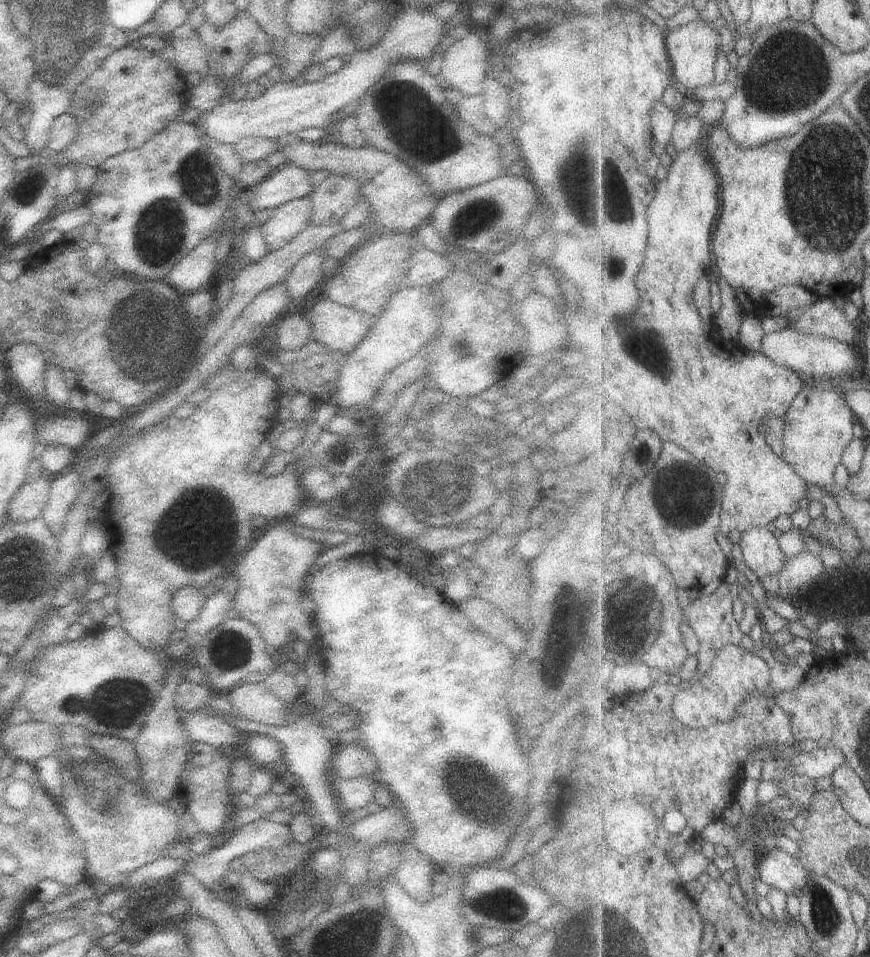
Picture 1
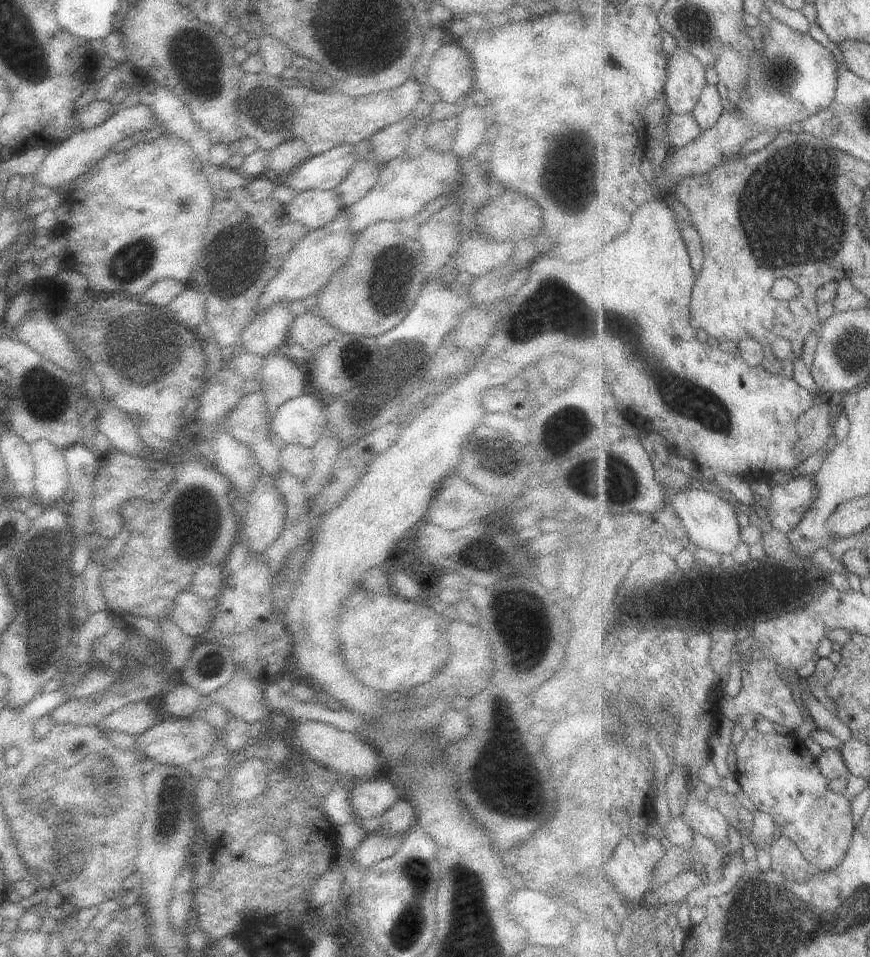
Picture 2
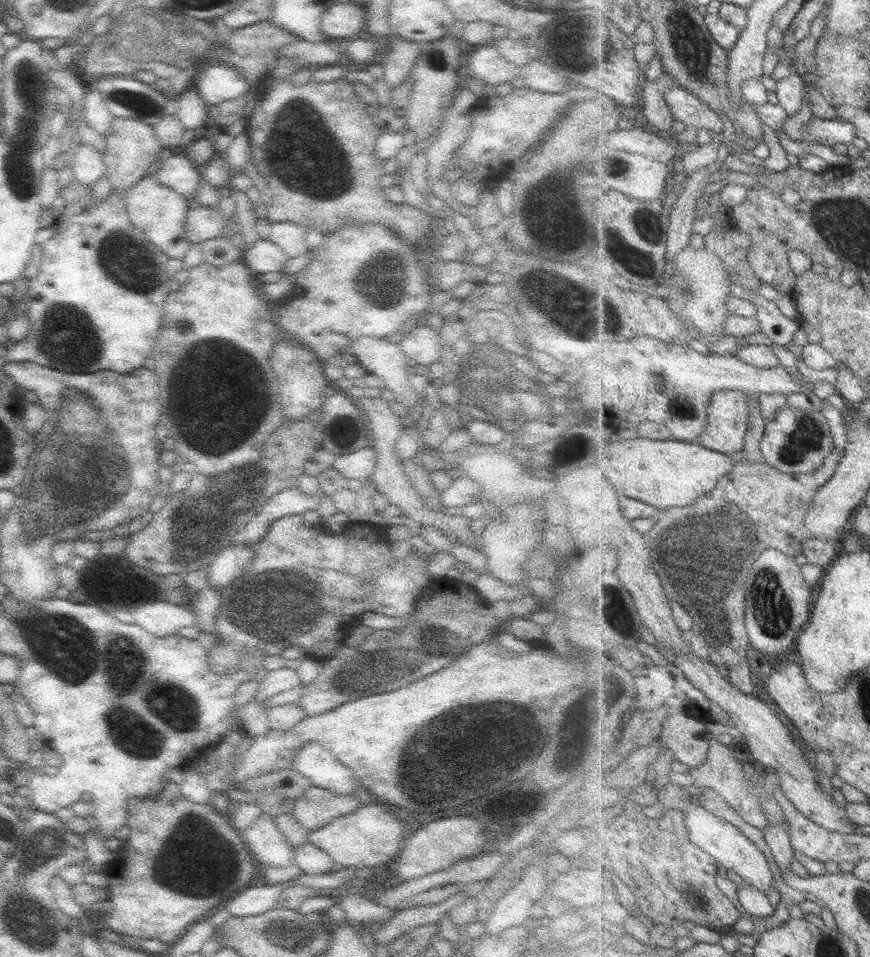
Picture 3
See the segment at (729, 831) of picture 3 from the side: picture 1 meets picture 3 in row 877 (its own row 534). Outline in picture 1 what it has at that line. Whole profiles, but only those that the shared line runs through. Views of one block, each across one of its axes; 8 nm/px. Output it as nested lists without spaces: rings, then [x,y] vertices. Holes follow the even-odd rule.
[[[752,527],[740,533],[741,538],[737,544],[750,571],[758,578],[777,576],[789,556],[781,551],[778,539],[770,527]]]

